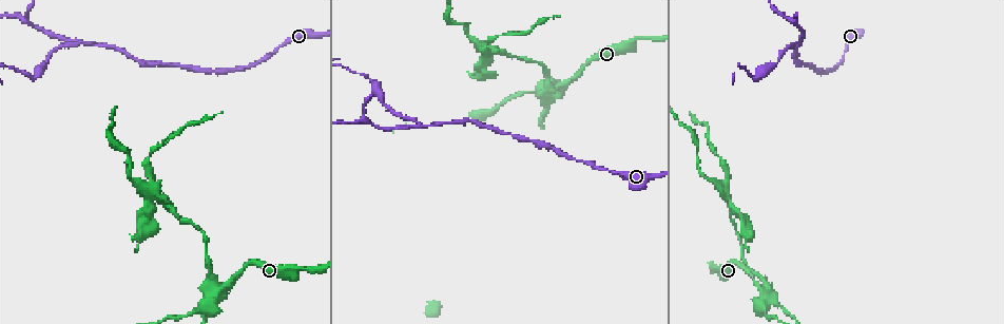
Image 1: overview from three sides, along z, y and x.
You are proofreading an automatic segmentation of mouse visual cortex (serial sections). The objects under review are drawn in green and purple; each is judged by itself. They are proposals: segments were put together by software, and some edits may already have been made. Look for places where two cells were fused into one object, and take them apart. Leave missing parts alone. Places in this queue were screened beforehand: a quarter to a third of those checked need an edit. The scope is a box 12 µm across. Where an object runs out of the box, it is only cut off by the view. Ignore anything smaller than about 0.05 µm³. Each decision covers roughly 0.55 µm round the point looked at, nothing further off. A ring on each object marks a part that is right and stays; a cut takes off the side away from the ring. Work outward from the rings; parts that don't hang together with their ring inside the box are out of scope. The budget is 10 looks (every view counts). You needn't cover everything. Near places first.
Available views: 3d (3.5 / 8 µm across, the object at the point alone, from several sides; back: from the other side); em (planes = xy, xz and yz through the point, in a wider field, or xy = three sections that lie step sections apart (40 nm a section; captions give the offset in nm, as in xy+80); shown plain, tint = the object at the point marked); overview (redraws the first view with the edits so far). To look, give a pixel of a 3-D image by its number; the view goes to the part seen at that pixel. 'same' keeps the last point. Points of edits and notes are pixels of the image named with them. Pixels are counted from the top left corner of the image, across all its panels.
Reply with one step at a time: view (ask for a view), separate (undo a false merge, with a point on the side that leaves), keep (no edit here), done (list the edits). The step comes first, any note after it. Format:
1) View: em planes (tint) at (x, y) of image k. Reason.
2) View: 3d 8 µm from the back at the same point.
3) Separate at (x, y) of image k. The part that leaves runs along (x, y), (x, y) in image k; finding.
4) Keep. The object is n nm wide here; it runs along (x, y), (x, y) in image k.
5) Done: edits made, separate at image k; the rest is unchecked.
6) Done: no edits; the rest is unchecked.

View: 3d 3.5 µm at (214, 293) of image 1. Four or more arms meet.

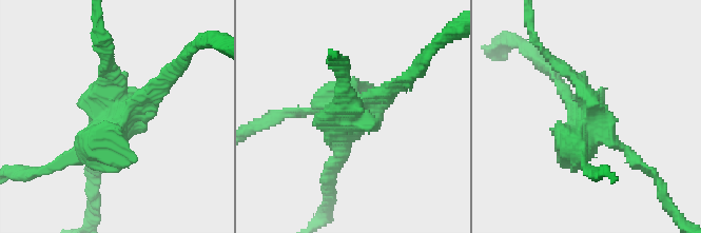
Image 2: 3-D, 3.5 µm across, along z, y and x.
View: em xy step 1 (tint) at (353, 114) of image 2. Need the tissue.

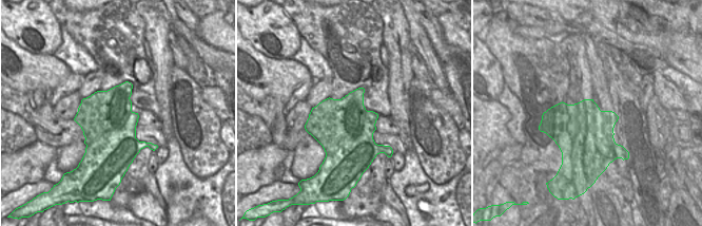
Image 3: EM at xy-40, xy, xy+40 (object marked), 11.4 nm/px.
Separate at (567, 72) of image 2. The part that leaves runs along (590, 105), (585, 86), (555, 63), (530, 28) in image 2; two cells meet here.

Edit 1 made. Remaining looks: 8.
View: 3d 8 µm at (716, 270) of image 1. A narrow waist.

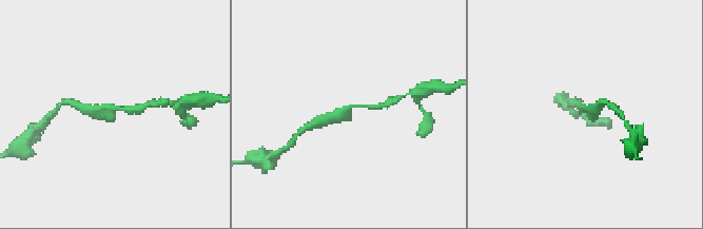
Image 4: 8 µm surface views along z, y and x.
View: 3d 3.5 µm at (118, 108) of image 4.

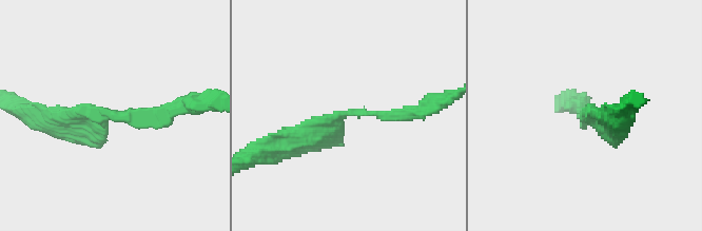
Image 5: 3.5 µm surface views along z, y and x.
Keep. All the same cell.

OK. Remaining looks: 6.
View: 3d 3.5 µm at (85, 42) of image 1. Two arms at a narrow angle.

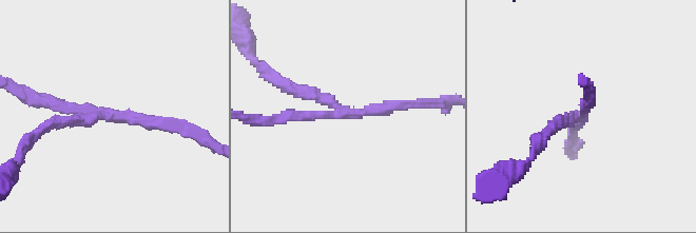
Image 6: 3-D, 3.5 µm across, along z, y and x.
View: em xy step 5 (tint) at (342, 112) of image 6. 3 arms meet here; the arms are 150, 150, 200 nm wide; shape alone is not enough.

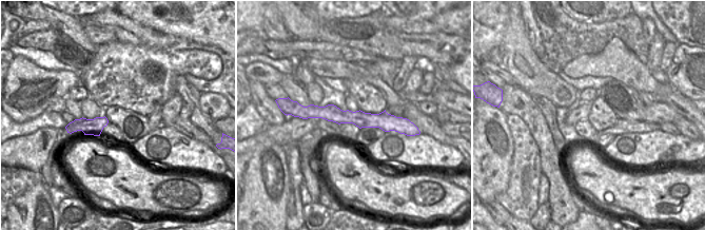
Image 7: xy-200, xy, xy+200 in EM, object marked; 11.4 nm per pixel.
View: em planes (tint) at the same point.

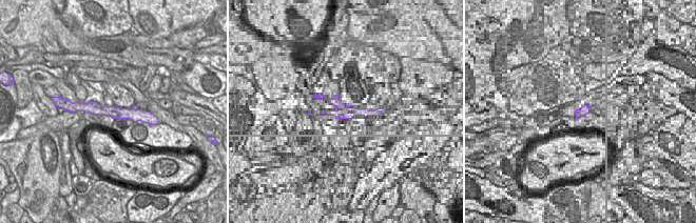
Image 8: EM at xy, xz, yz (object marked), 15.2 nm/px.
Separate at (70, 119) of image 6. The part that leaves runs along (102, 114), (46, 124), (21, 150) in image 6; two cells meet here.

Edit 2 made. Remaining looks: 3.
Done: edits made, separate at image 2, separate at image 6; the rest is unchecked.

